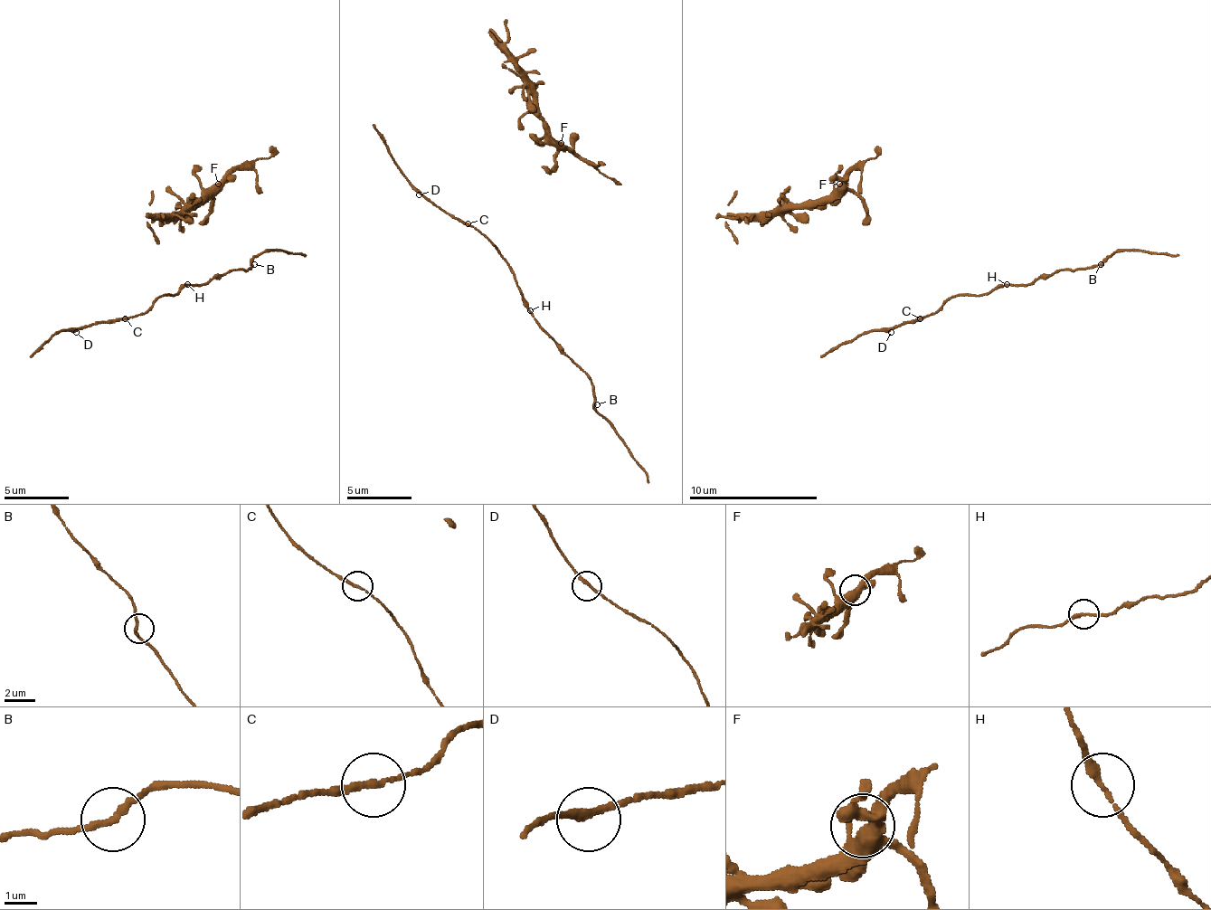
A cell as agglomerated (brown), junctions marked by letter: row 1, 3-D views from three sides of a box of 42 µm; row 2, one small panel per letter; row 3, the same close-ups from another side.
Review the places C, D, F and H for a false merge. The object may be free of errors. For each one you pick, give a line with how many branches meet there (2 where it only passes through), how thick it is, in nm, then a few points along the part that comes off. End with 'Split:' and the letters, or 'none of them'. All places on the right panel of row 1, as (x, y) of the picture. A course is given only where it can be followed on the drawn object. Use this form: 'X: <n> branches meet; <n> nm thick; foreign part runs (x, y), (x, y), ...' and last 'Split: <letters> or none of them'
H: 2 branches meet; 200 nm thick; foreign part runs (1007, 283), (1033, 283), (1072, 270), (1101, 267), (1117, 251), (1178, 254)
Split: H

